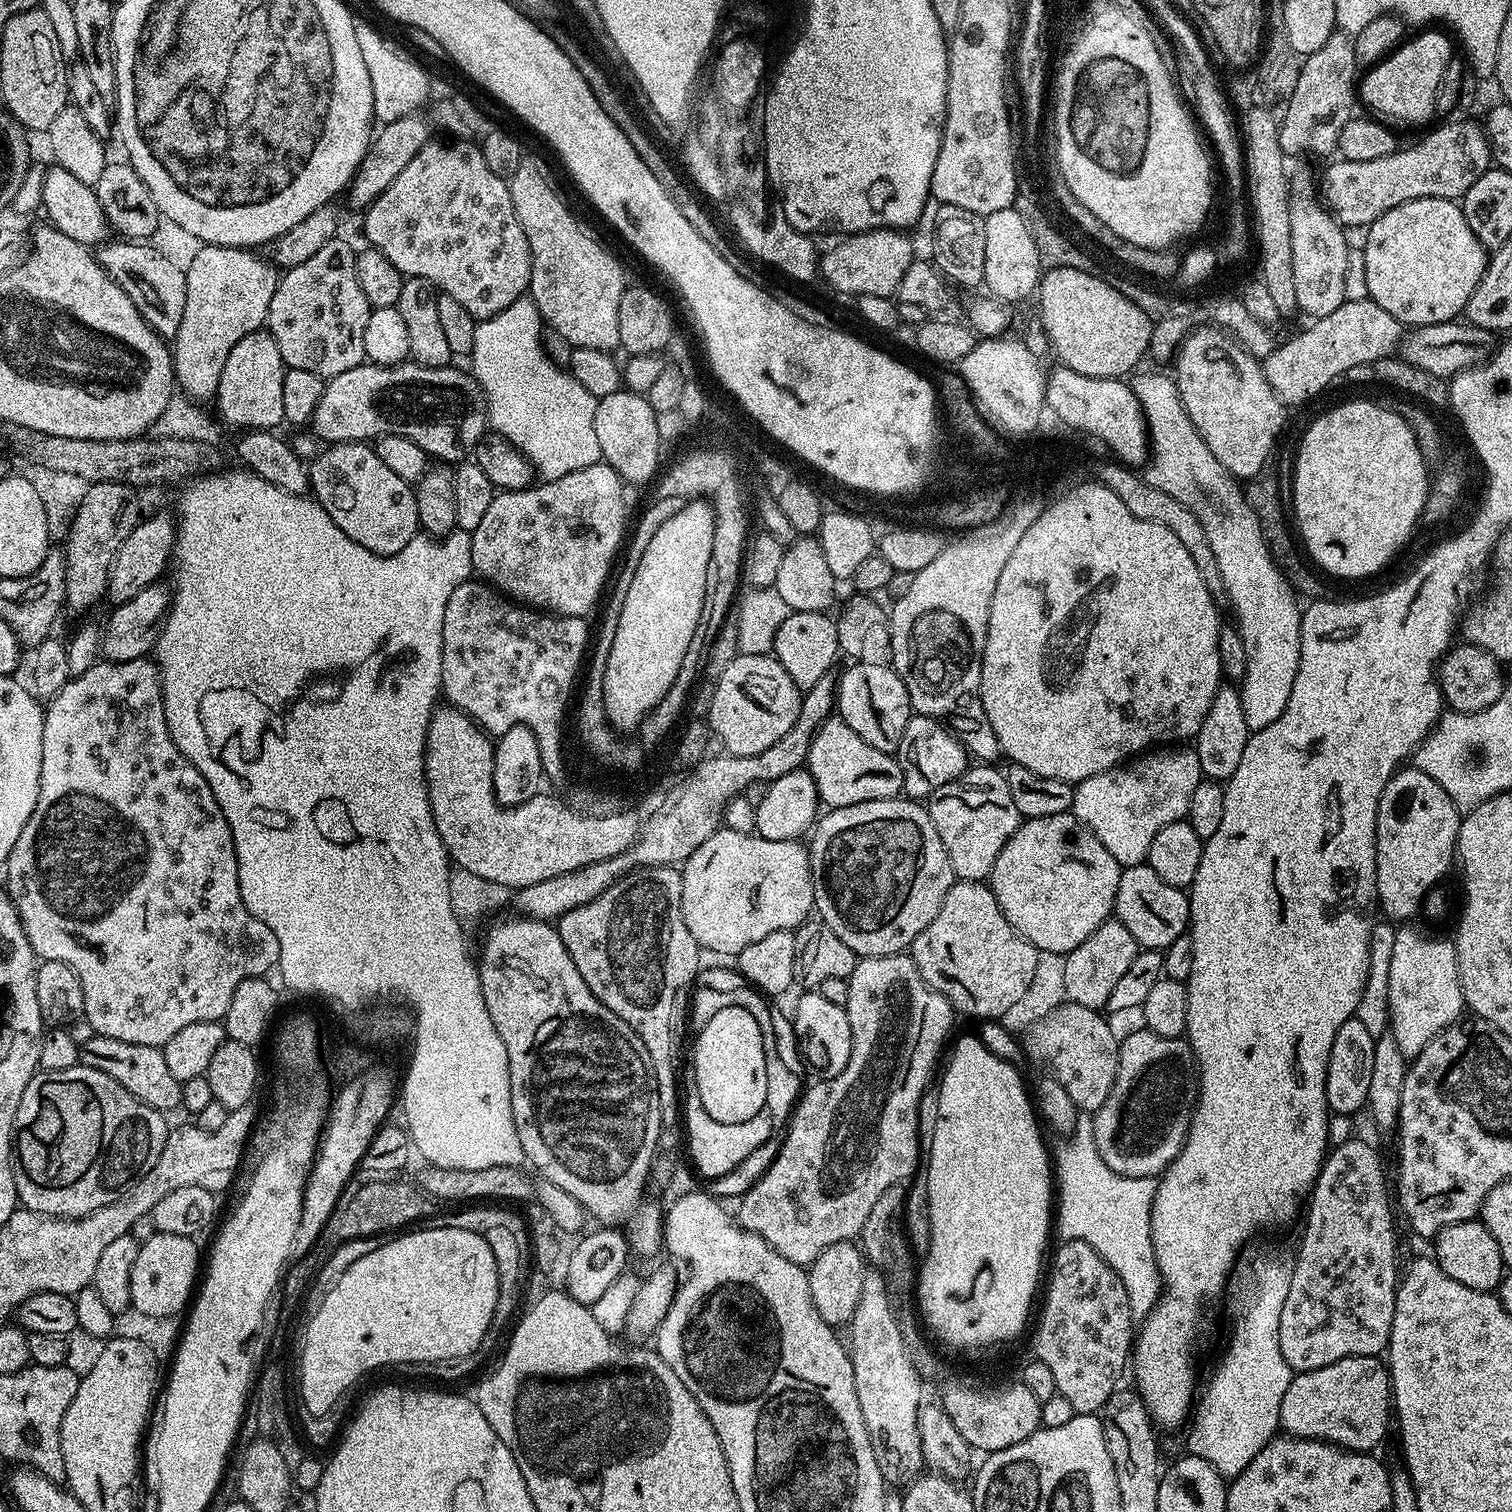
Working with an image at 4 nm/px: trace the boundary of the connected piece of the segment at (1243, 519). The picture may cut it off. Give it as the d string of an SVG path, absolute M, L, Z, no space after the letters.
M1144 372L1136 381L1131 381L1130 387L1132 393L1138 398L1148 423L1150 463L1143 469L1144 480L1150 482L1150 486L1158 486L1166 490L1166 494L1176 496L1178 502L1185 504L1206 530L1210 550L1214 550L1214 558L1222 574L1226 600L1232 603L1232 608L1236 611L1234 624L1240 630L1242 646L1246 646L1246 674L1238 688L1242 714L1246 714L1249 733L1257 732L1270 726L1270 722L1274 722L1278 714L1286 710L1290 690L1294 690L1294 674L1298 670L1300 661L1300 613L1302 611L1301 605L1296 605L1297 593L1293 591L1277 562L1272 559L1271 550L1264 540L1259 520L1245 500L1241 485L1224 469L1222 462L1214 458L1210 446L1206 446L1194 422L1190 422L1190 414L1186 414L1186 406L1182 402L1175 379L1171 375L1163 376L1160 372Z

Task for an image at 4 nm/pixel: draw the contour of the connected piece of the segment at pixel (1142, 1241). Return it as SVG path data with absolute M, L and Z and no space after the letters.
M1077 1115L1076 1126L1065 1140L1068 1141L1054 1152L1058 1208L1060 1204L1060 1213L1057 1216L1055 1213L1054 1224L1060 1227L1059 1239L1081 1240L1089 1244L1103 1258L1106 1266L1122 1278L1133 1317L1143 1318L1162 1295L1160 1271L1150 1234L1150 1214L1157 1181L1153 1178L1126 1178L1110 1170L1110 1166L1102 1162L1102 1154L1098 1154L1091 1115Z

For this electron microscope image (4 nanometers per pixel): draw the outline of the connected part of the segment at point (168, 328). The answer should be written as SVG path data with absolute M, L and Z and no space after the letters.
M105 242L95 249L97 263L134 302L138 314L161 339L172 340L182 322L186 306L185 271L162 258L148 242Z

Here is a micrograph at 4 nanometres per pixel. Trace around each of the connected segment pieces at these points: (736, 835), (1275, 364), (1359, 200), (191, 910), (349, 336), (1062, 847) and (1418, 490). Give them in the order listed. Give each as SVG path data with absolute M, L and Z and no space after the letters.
M727 826L682 865L682 918L701 948L738 954L766 934L795 930L813 915L812 858L800 840L767 840Z
M1371 298L1362 301L1345 300L1330 314L1313 319L1309 328L1301 330L1297 336L1289 338L1285 344L1273 347L1269 356L1263 357L1262 367L1274 394L1285 406L1304 404L1312 400L1323 388L1328 388L1336 379L1343 377L1354 366L1374 363L1378 359L1391 357L1399 349L1405 335L1405 325L1394 314L1382 310Z
M1472 120L1444 124L1429 136L1422 137L1417 144L1403 148L1366 162L1340 158L1337 164L1325 170L1320 184L1318 180L1318 192L1340 224L1367 226L1386 214L1386 210L1394 210L1394 206L1418 198L1459 201L1492 164L1484 125Z
M151 659L131 660L117 664L97 662L94 666L90 666L90 670L86 670L86 674L69 678L66 686L62 686L60 693L47 705L44 713L44 729L42 730L42 778L40 779L38 806L34 806L34 814L30 814L30 822L26 822L26 826L22 826L22 834L18 834L18 842L14 842L14 850L10 850L6 867L8 867L6 891L16 908L20 925L24 928L24 933L33 952L41 961L66 962L66 966L70 966L74 970L74 974L78 974L78 982L82 984L83 1019L88 1020L95 1035L118 1038L118 1042L134 1042L138 1046L154 1046L163 1049L164 1044L170 1042L170 1038L174 1038L174 1034L178 1034L178 1030L182 1030L186 1026L194 1026L194 1022L223 1021L226 1010L230 1010L230 998L234 998L234 990L238 990L238 982L242 982L246 978L264 976L271 968L273 971L279 965L280 947L278 938L274 938L274 930L270 930L270 926L266 926L266 922L254 918L254 914L250 914L250 910L246 910L246 906L242 902L242 894L238 886L236 844L232 841L230 826L226 822L206 778L202 778L200 771L180 753L178 746L174 746L174 738L170 738L170 730L166 726L166 714L164 713L164 695L160 689L160 669Z
M335 238L319 250L318 254L314 254L301 265L287 269L279 277L274 298L270 298L266 328L272 333L288 368L310 370L310 374L331 378L346 374L346 370L354 370L354 366L365 363L366 322L370 318L372 308L366 294L362 294L362 286L358 282L356 254L355 247L351 248L342 238Z
M1067 812L1062 815L1048 815L1046 818L1025 819L1015 834L1007 840L1006 846L1002 848L998 854L998 858L995 859L988 879L988 885L995 895L995 898L998 899L999 908L1002 910L1003 916L1010 922L1012 928L1015 929L1020 936L1027 938L1027 940L1036 947L1037 951L1042 950L1067 955L1076 949L1078 945L1081 945L1104 920L1111 917L1115 909L1121 871L1122 866L1117 862L1114 856L1106 850L1102 842L1098 841L1097 836L1089 831L1088 828L1085 828L1084 825L1078 823L1072 813Z
M1352 400L1318 417L1300 444L1296 477L1292 480L1296 524L1308 547L1307 555L1344 575L1370 572L1380 564L1388 568L1393 563L1392 555L1407 542L1416 519L1419 521L1424 515L1430 487L1428 472L1429 465L1418 450L1412 427L1400 417L1399 411L1379 408L1368 400Z

